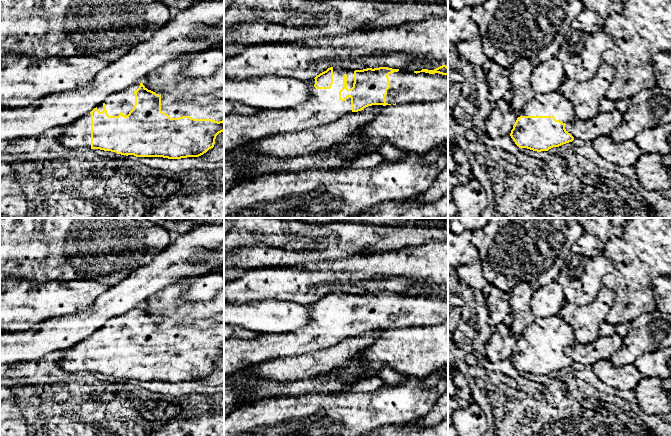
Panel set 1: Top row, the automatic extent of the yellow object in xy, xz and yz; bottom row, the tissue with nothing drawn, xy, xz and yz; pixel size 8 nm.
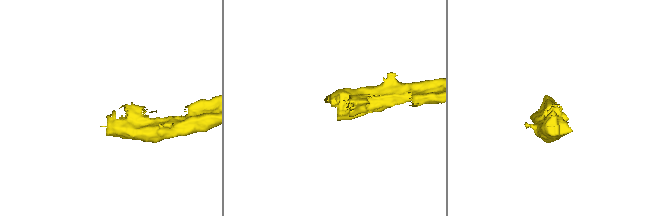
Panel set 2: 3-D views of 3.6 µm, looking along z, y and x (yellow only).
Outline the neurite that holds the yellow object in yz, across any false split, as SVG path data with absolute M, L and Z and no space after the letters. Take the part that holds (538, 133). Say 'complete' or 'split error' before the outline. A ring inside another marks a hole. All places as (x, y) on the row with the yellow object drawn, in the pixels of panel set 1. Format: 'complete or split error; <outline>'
split error; M558 91L536 94L520 113L510 133L519 148L548 151L574 140L565 126L577 118L571 102Z

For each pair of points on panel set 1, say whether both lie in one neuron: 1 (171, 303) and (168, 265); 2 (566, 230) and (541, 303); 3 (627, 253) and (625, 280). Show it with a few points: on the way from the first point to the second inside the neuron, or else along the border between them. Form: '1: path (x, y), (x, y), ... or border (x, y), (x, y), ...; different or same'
1: border (192, 278), (171, 283), (149, 297); different
2: border (555, 279), (540, 286); different
3: path (628, 260), (629, 273); same

